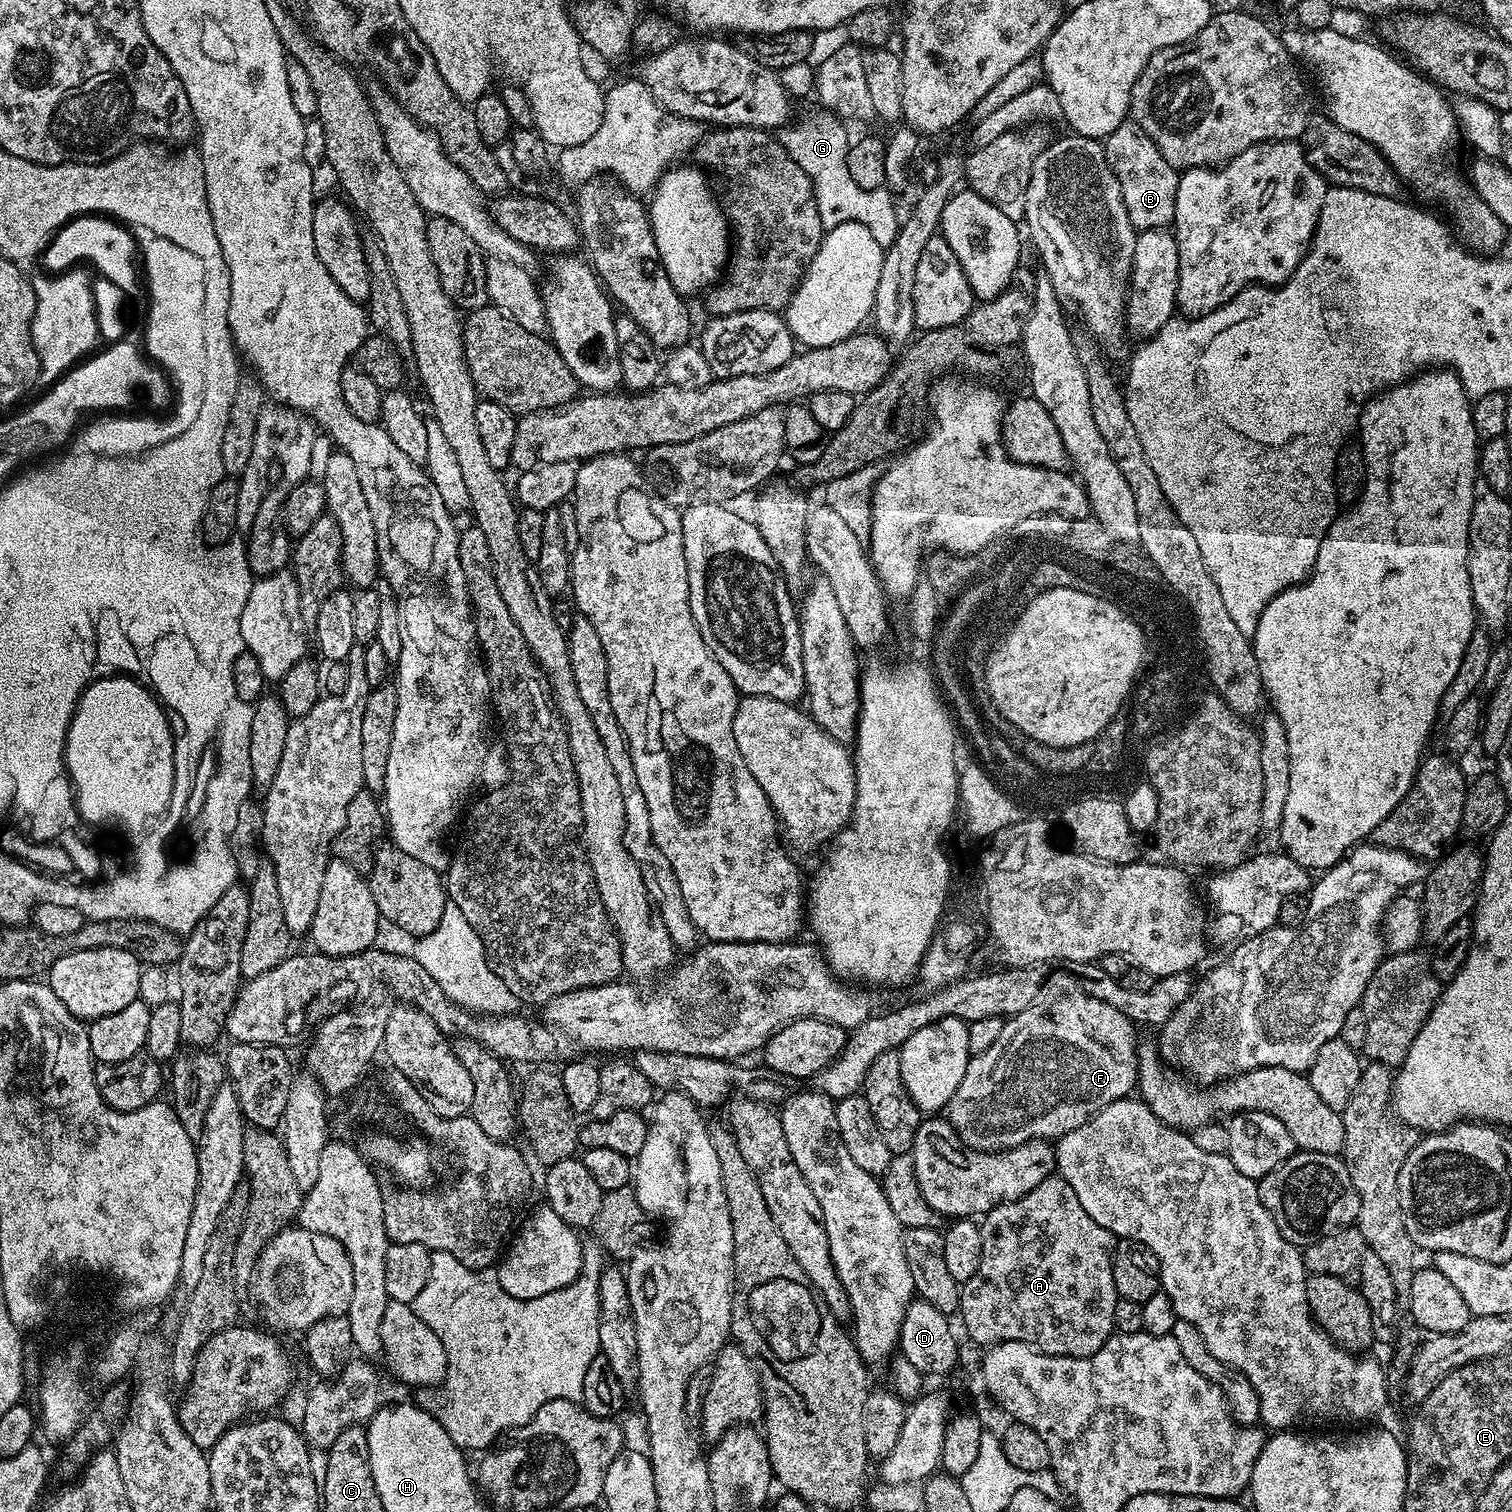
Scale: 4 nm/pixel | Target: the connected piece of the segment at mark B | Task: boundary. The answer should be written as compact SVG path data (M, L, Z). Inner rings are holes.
M1134 122L1120 124L1118 130L1106 137L1103 146L1104 156L1118 178L1122 202L1126 206L1126 214L1130 214L1132 227L1140 232L1151 228L1168 228L1174 218L1174 202L1180 181L1177 169L1162 158L1158 146L1154 146L1151 138Z

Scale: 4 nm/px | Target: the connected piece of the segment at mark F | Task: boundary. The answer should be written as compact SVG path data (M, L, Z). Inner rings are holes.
M1064 974L1060 978L1052 979L1047 991L1043 996L1040 996L1039 1003L1030 1006L1029 1009L1022 1010L1016 1016L1007 1017L1002 1026L1002 1034L998 1034L998 1038L994 1038L994 1046L990 1046L990 1050L986 1050L982 1054L971 1057L961 1085L954 1092L954 1096L950 1098L946 1109L946 1119L954 1131L960 1135L960 1141L964 1146L973 1148L975 1152L1004 1152L1008 1148L1017 1148L1032 1140L1055 1142L1060 1137L1070 1134L1070 1130L1078 1130L1078 1126L1085 1124L1091 1116L1098 1115L1106 1106L1110 1106L1110 1102L1125 1099L1131 1093L1128 1091L1131 1088L1133 1091L1137 1087L1136 1075L1138 1074L1140 1057L1136 1032L1138 1032L1137 1025L1133 1024L1130 1018L1126 1018L1126 1014L1122 1014L1122 1010L1110 1006L1105 1000L1089 996L1079 984L1073 981L1071 976Z

